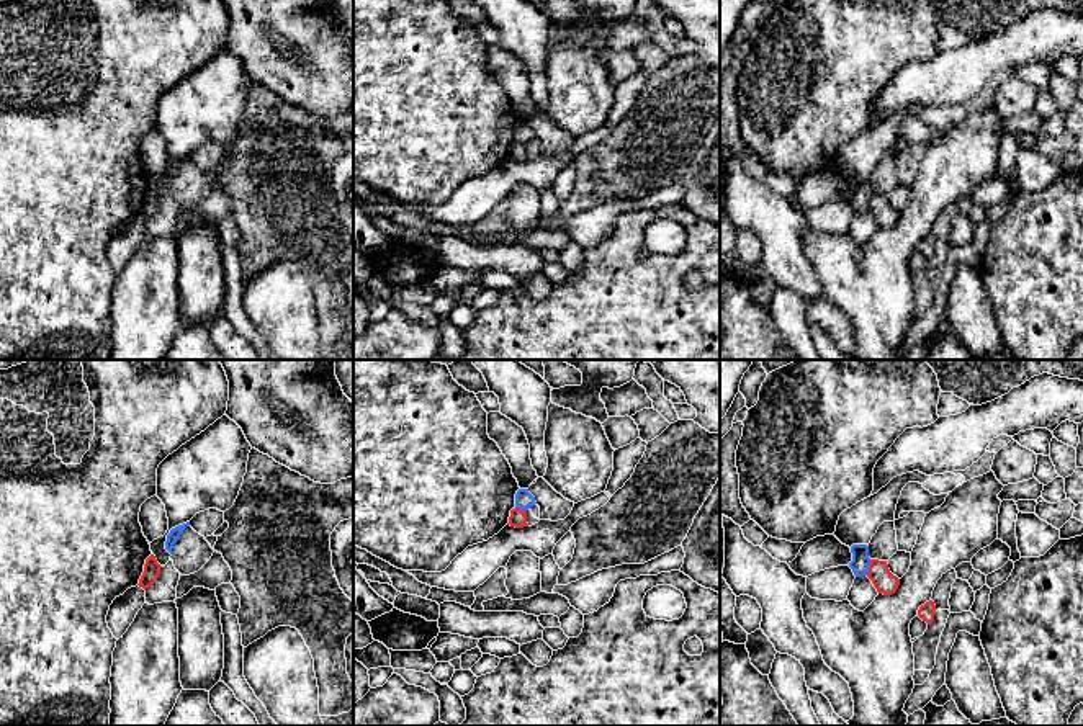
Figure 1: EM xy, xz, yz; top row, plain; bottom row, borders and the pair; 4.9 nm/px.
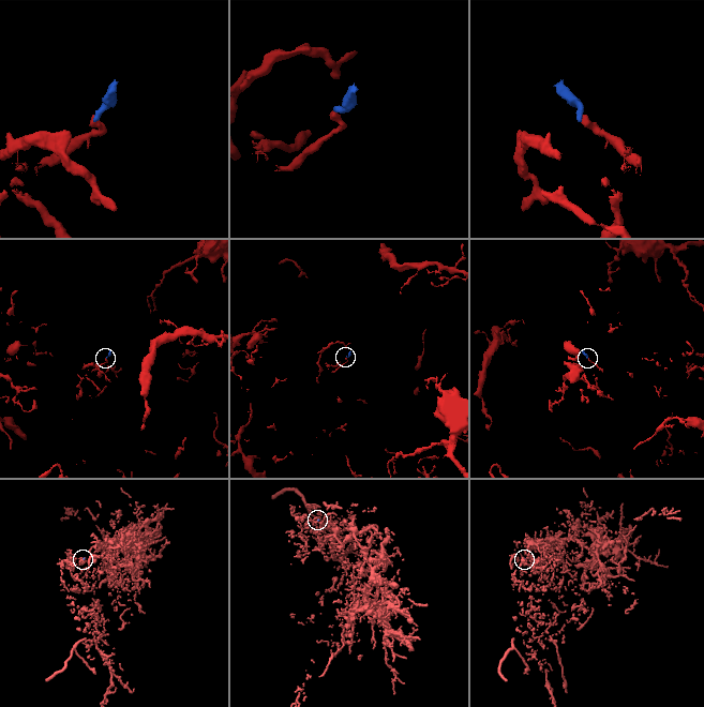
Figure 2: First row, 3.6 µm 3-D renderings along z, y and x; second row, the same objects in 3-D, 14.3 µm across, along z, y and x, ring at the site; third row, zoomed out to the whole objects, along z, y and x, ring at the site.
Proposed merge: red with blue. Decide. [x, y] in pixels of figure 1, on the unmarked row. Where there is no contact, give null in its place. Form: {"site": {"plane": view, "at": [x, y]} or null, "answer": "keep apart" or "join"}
{"site": {"plane": "yz", "at": [869, 201]}, "answer": "keep apart"}

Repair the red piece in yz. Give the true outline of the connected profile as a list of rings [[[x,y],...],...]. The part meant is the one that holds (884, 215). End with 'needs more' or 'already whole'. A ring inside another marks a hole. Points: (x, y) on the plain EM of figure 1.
[[[870,193],[867,211],[883,229],[895,227],[900,219],[900,213],[890,206],[887,195]]]; already whole

